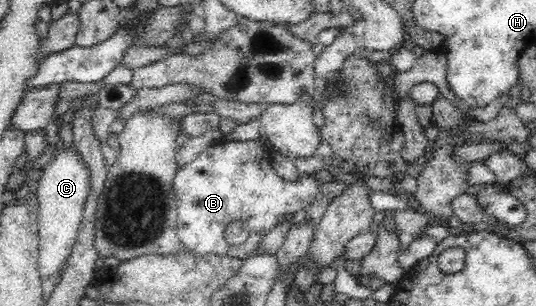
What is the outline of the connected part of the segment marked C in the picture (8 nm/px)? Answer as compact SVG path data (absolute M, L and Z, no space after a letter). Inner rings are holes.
M75 146L60 149L43 172L37 179L36 193L39 203L36 213L39 249L37 270L41 279L46 279L60 273L75 246L89 192L89 172L77 155Z

